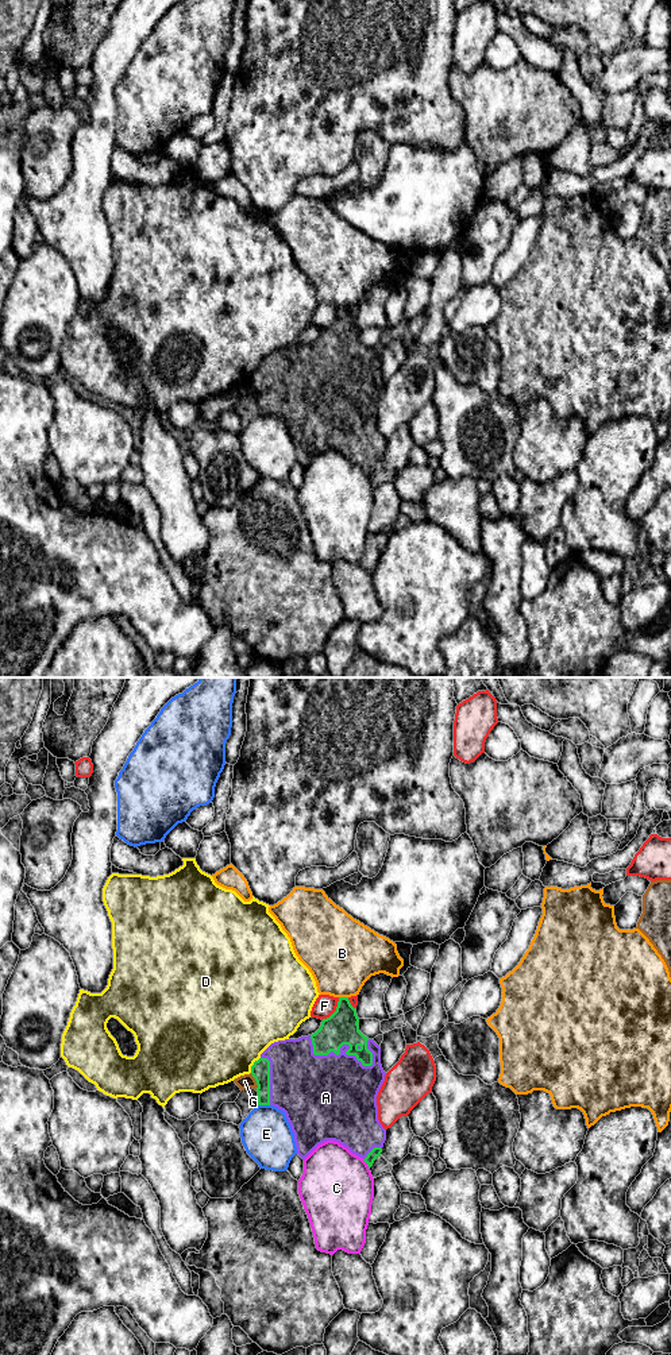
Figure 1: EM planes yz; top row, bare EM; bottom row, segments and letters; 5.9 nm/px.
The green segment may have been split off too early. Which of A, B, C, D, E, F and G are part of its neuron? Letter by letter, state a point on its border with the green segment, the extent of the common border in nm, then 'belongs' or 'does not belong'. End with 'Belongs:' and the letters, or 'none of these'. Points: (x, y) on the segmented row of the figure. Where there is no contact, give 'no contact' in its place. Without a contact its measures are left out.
A: yz (339, 1050) | 420 nm | belongs
B: yz (343, 998) | 60 nm | does not belong
C: yz (367, 1165) | 80 nm | does not belong
D: yz (253, 1065) | 110 nm | does not belong
E: yz (263, 1104) | 70 nm | does not belong
F: yz (335, 1011) | 170 nm | does not belong
G: yz (255, 1080) | 110 nm | does not belong
Belongs: A

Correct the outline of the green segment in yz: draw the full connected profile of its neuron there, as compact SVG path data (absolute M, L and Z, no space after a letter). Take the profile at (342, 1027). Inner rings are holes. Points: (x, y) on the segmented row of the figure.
M339 997L336 1011L323 1019L320 1028L308 1036L271 1043L251 1066L257 1081L258 1105L284 1111L294 1134L297 1154L305 1159L319 1144L335 1140L360 1157L369 1166L381 1155L386 1130L378 1120L377 1096L386 1073L381 1065L381 1047L359 1031L359 1018L348 997Z

